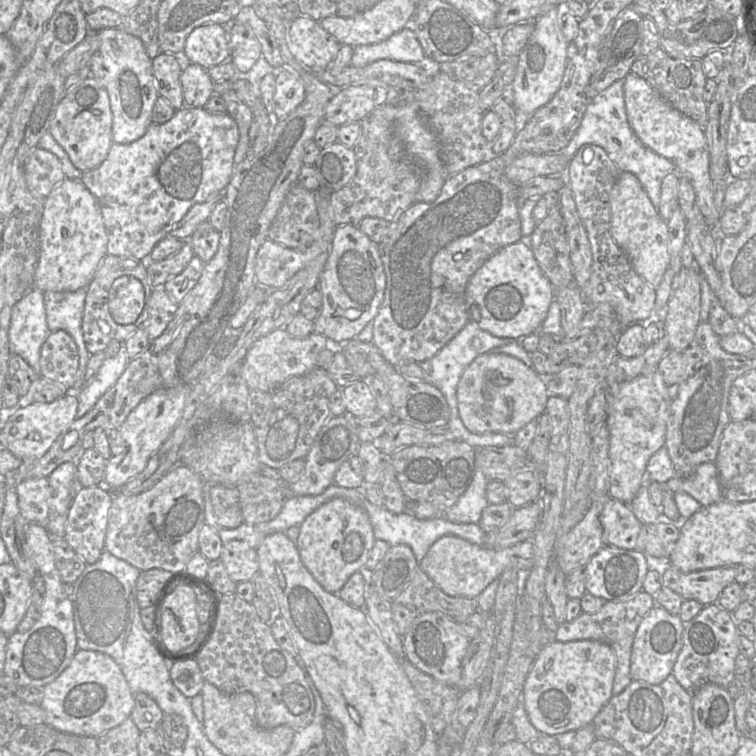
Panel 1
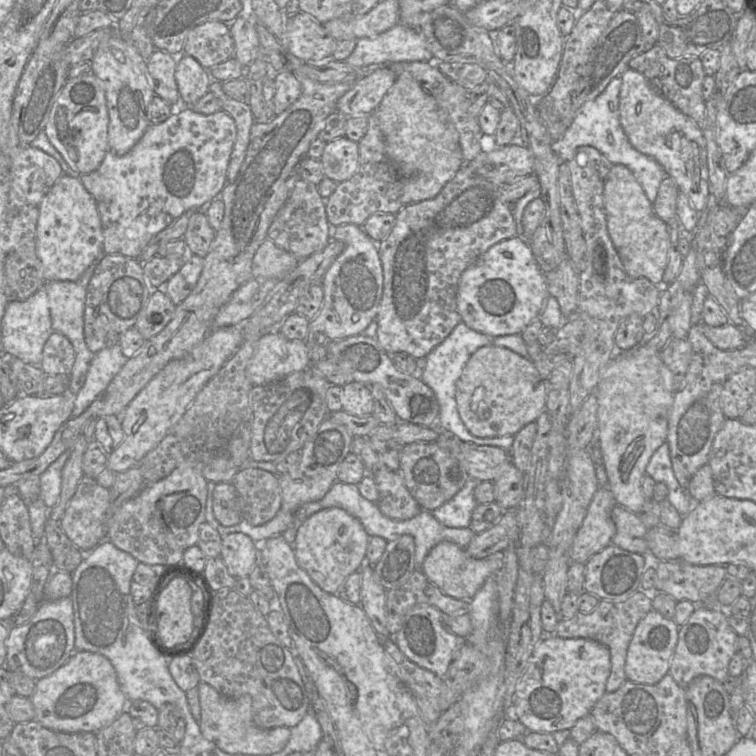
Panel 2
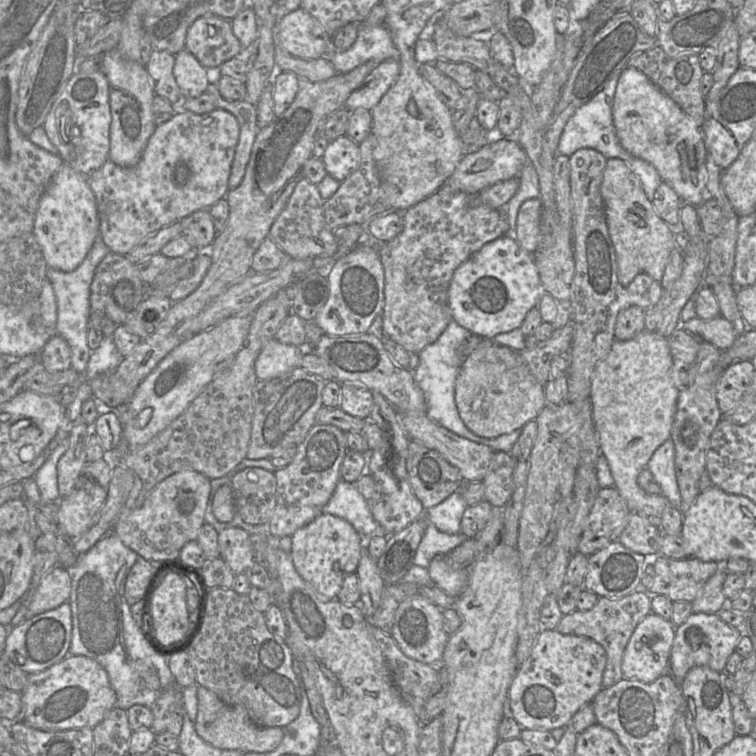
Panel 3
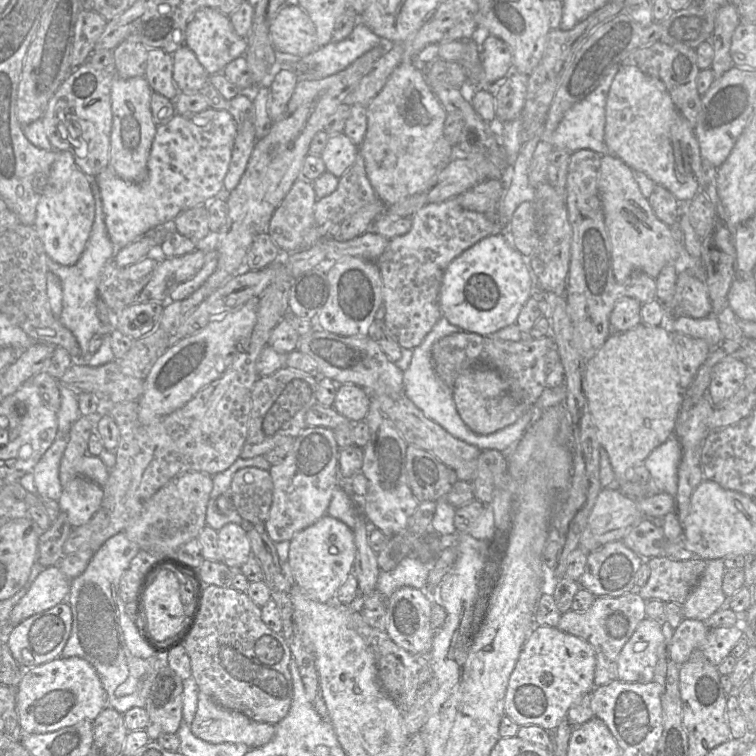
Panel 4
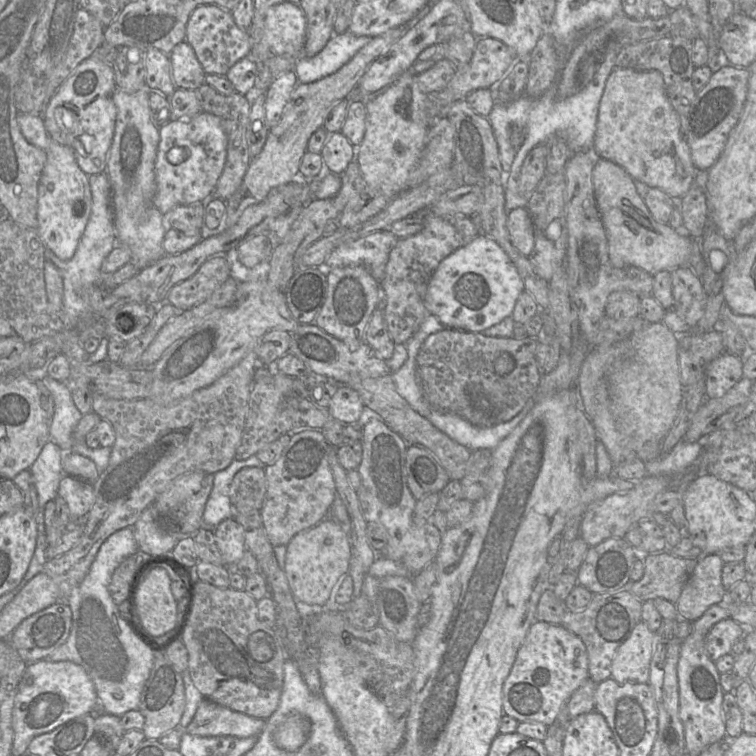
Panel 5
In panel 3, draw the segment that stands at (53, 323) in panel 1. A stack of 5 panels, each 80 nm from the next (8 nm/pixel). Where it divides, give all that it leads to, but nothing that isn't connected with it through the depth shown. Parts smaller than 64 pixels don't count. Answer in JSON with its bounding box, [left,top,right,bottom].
[46,233,110,374]

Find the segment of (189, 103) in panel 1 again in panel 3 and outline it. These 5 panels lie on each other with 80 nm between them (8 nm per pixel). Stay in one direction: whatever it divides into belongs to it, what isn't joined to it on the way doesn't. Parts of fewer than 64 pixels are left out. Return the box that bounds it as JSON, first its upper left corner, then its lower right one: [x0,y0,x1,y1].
[173,49,215,98]

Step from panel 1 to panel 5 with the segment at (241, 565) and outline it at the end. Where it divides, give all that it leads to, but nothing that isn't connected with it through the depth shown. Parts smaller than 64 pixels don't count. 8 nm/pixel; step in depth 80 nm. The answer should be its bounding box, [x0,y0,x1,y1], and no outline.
[214,518,247,567]

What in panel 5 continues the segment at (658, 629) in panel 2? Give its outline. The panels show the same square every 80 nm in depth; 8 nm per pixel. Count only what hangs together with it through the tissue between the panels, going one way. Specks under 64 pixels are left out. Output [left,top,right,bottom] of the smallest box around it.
[611,620,655,683]

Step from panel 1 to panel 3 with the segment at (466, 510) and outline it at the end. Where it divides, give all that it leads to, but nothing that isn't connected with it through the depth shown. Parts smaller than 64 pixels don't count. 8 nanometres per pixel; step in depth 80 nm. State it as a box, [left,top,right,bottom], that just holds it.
[426,490,468,534]

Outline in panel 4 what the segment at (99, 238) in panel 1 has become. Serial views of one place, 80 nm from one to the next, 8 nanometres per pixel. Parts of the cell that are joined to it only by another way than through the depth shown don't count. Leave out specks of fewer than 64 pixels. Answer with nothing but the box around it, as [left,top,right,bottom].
[34,151,95,266]

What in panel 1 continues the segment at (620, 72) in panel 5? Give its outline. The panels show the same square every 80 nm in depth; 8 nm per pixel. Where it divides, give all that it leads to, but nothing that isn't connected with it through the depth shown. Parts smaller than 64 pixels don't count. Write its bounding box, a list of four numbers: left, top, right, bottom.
[624,71,720,225]

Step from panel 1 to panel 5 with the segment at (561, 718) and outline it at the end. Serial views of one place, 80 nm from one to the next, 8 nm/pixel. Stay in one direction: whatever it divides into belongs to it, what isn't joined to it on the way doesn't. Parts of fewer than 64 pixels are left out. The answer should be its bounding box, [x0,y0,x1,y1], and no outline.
[503,620,589,724]

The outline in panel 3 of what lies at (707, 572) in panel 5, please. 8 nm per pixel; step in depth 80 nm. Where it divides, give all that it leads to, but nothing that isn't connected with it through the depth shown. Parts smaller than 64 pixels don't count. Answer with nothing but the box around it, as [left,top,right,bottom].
[691,568,727,614]

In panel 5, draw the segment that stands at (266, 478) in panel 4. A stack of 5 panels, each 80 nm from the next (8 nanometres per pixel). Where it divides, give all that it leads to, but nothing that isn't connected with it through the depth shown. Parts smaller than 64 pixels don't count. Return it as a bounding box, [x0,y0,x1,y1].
[230,467,267,514]

